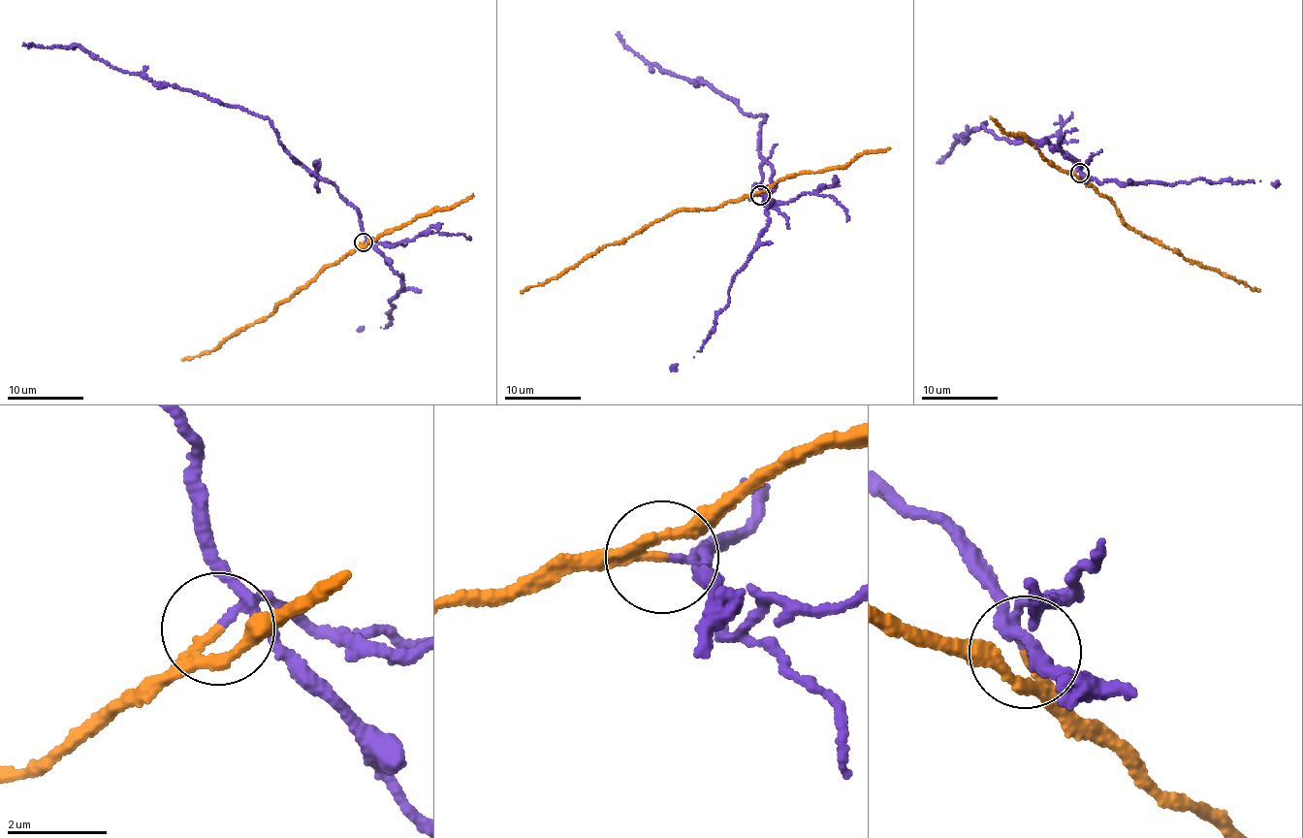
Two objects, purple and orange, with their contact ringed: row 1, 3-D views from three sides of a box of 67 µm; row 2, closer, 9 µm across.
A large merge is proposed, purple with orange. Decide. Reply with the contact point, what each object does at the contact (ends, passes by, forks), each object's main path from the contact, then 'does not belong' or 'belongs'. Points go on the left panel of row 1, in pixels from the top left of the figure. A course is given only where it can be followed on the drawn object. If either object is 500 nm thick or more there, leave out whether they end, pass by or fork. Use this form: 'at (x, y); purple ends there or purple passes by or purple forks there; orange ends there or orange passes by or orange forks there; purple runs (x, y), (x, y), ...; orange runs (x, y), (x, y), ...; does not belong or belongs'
at (364, 242); purple forks there; orange passes by; purple runs (364, 242), (356, 210), (333, 184), (289, 155), (268, 118), (130, 75), (79, 47), (23, 43); orange runs (364, 242), (334, 264), (322, 268), (305, 286), (275, 304), (270, 316), (238, 329), (217, 348), (182, 359); does not belong

